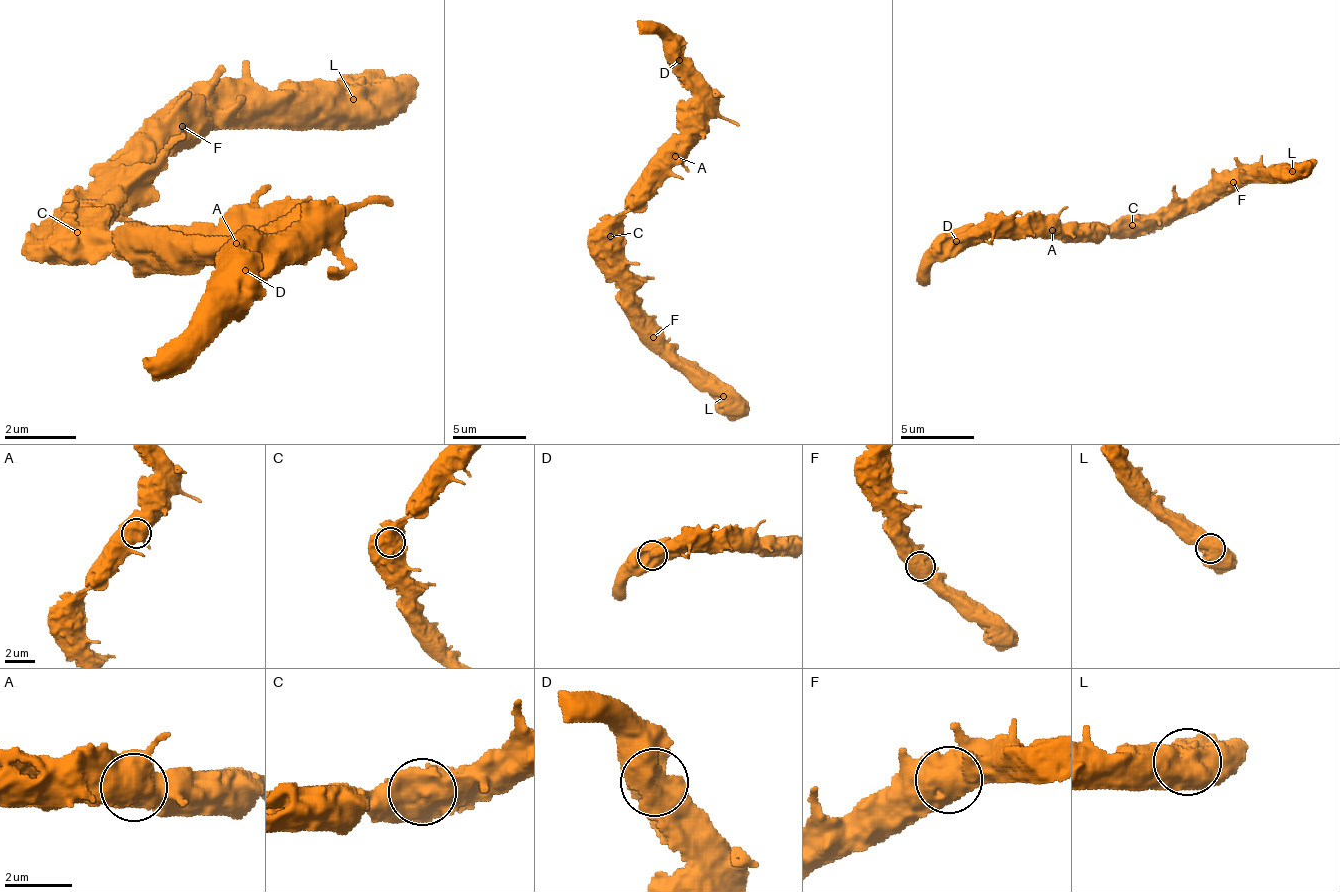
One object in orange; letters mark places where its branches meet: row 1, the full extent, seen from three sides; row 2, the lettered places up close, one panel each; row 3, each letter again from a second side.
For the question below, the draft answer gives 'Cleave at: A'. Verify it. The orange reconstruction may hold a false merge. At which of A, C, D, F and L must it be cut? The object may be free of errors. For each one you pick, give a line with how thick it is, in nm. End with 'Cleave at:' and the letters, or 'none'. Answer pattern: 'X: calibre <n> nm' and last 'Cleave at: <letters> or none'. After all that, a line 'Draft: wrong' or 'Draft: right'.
Cleave at: none
Draft: wrong

